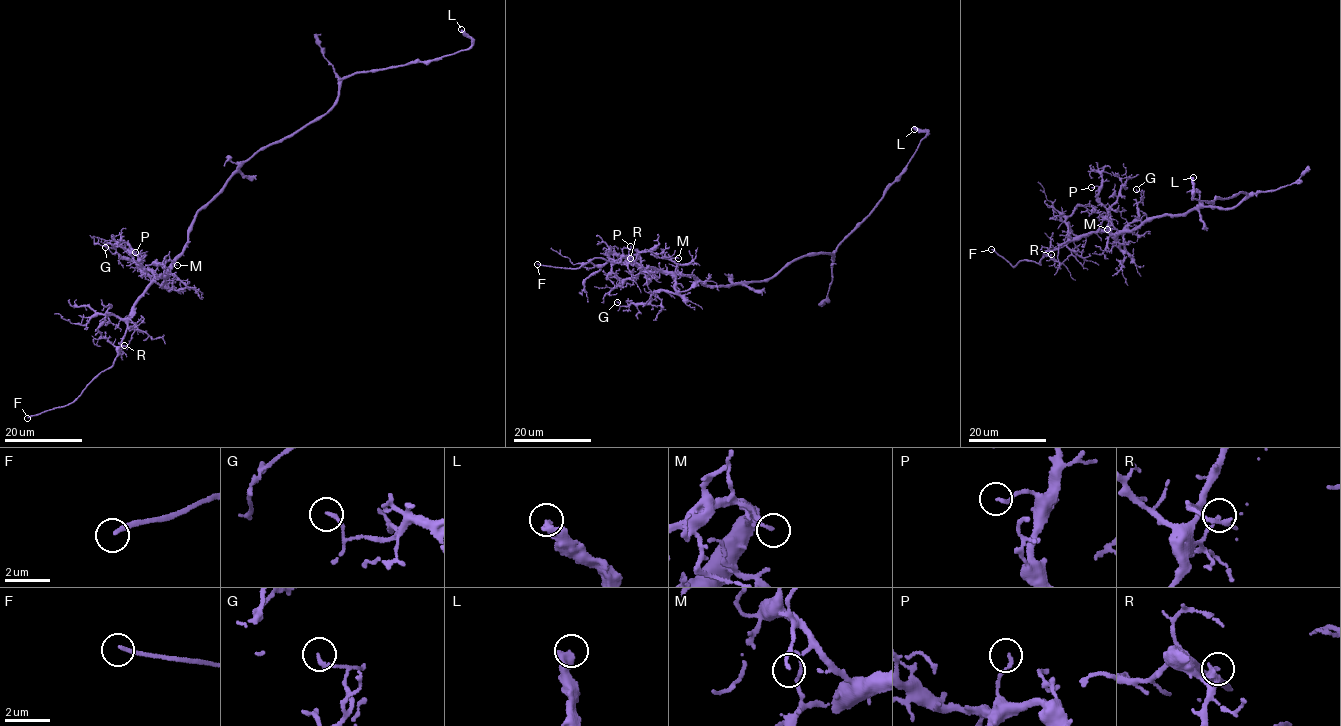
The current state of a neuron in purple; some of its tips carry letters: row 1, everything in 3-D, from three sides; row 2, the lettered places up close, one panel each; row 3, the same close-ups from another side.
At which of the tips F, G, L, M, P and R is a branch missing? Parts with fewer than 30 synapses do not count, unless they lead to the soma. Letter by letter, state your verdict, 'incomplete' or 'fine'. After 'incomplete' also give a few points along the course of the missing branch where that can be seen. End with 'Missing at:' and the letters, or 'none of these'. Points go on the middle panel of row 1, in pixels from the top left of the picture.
F: incomplete | (537, 264), (525, 257)
G: fine
L: fine
M: fine
P: fine
R: fine
Missing at: F

